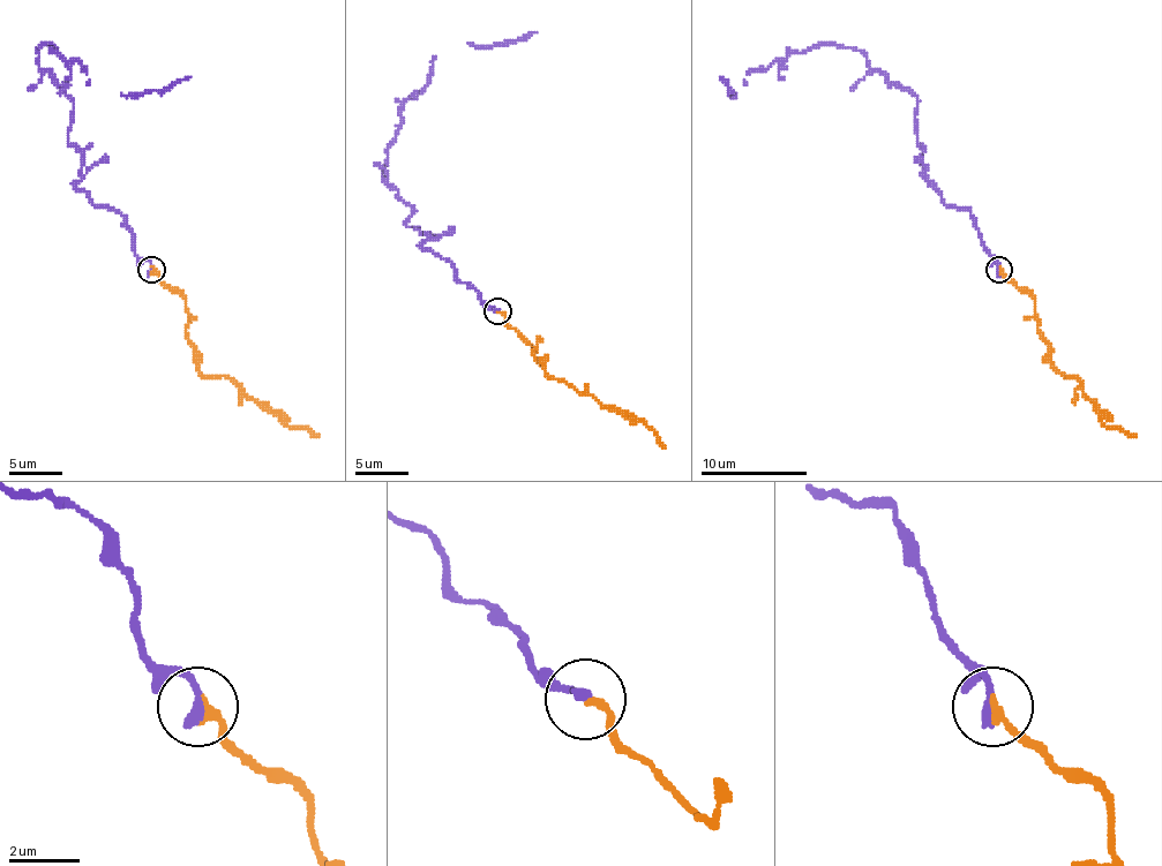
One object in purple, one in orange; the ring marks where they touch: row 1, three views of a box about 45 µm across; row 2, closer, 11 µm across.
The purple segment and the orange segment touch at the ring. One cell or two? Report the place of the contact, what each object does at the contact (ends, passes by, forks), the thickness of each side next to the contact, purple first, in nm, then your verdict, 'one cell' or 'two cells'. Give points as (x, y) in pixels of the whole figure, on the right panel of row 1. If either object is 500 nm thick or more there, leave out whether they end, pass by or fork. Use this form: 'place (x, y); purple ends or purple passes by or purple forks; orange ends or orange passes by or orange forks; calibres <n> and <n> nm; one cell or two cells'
place (999, 269); purple ends; orange ends; calibres 320 and 240 nm; one cell

